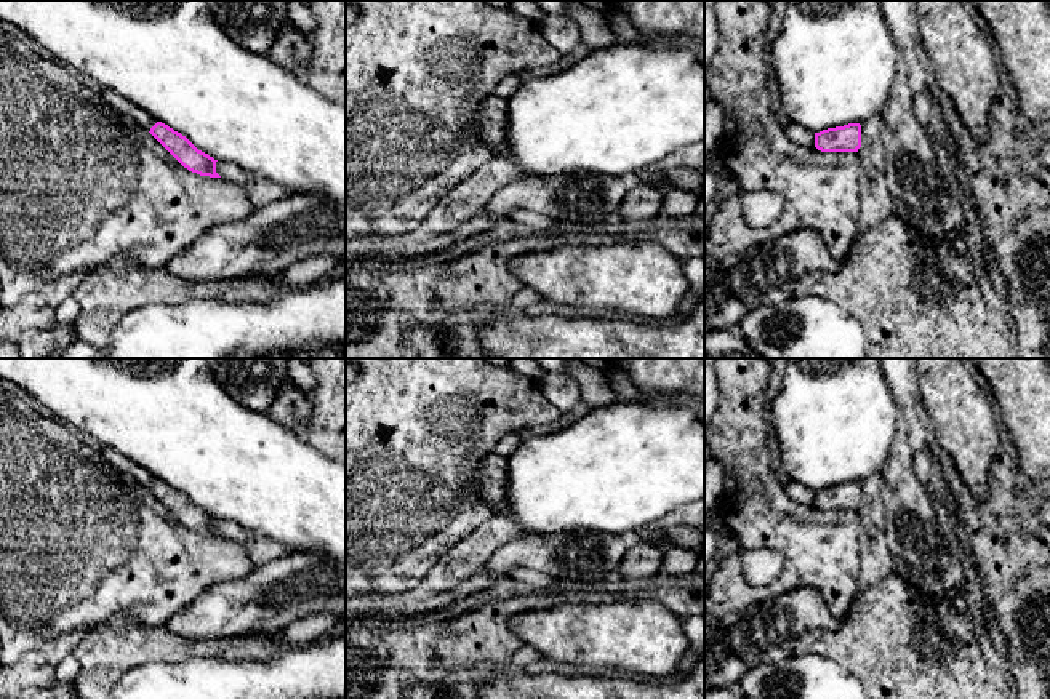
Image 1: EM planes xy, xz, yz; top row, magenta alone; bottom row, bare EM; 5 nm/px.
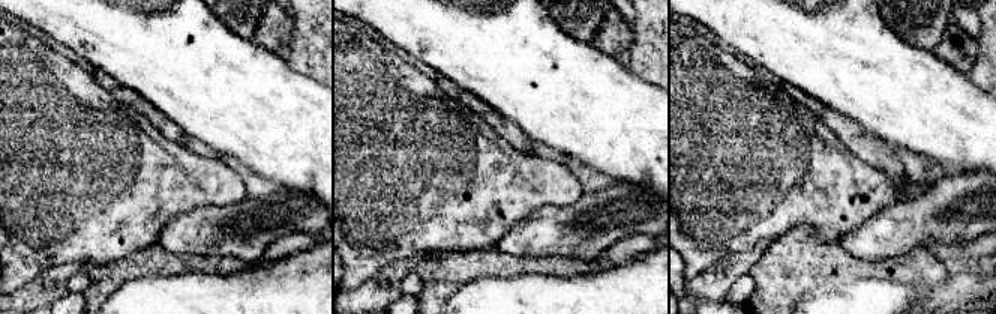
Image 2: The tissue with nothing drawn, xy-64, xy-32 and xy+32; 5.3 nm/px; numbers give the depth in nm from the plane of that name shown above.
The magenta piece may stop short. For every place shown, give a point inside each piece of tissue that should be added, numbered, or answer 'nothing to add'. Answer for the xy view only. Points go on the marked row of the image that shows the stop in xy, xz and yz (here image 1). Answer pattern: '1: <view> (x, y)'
1: xy (116, 101)

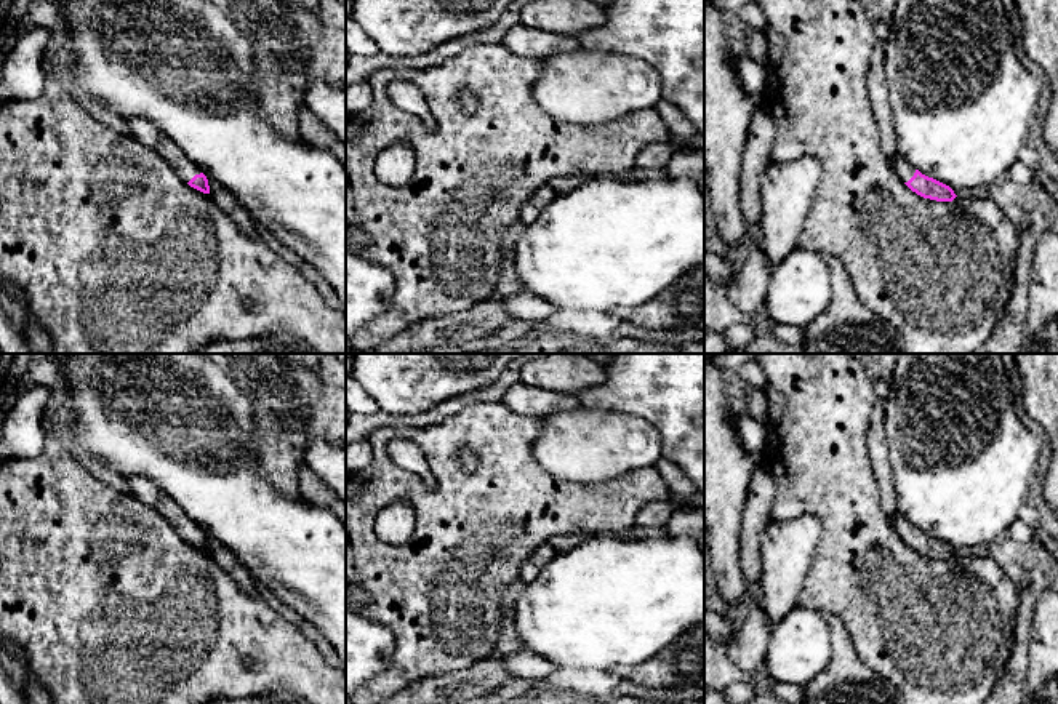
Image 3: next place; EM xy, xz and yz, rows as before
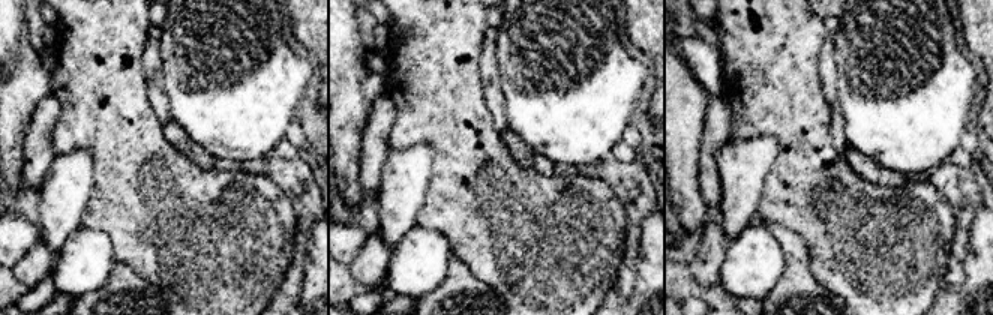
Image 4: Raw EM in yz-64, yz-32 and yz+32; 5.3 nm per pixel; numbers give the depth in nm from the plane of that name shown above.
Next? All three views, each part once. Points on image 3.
1: yz (903, 167)

